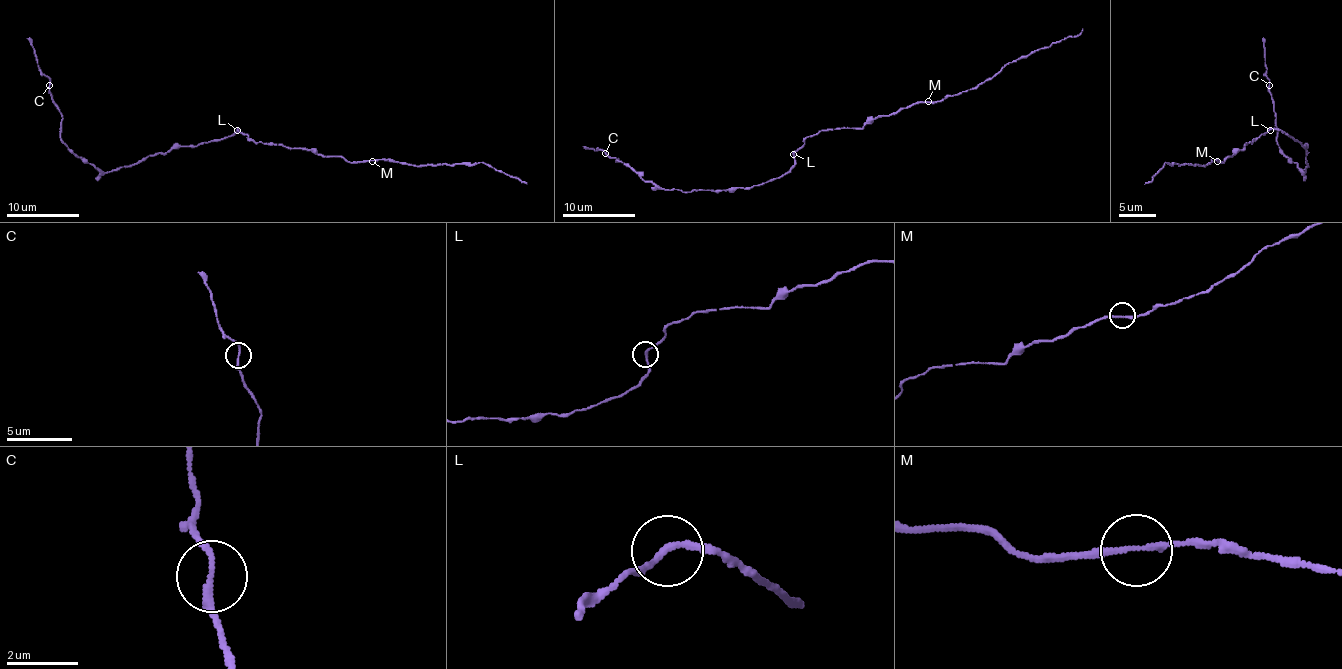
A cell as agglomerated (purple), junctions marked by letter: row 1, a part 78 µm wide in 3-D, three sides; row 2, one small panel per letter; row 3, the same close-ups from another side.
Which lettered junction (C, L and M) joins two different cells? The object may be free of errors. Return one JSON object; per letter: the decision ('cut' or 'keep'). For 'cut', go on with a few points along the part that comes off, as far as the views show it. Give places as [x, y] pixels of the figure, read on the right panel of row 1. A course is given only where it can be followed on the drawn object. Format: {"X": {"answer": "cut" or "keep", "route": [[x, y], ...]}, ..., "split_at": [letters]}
{"C": {"answer": "keep"}, "L": {"answer": "keep"}, "M": {"answer": "keep"}, "split_at": []}

